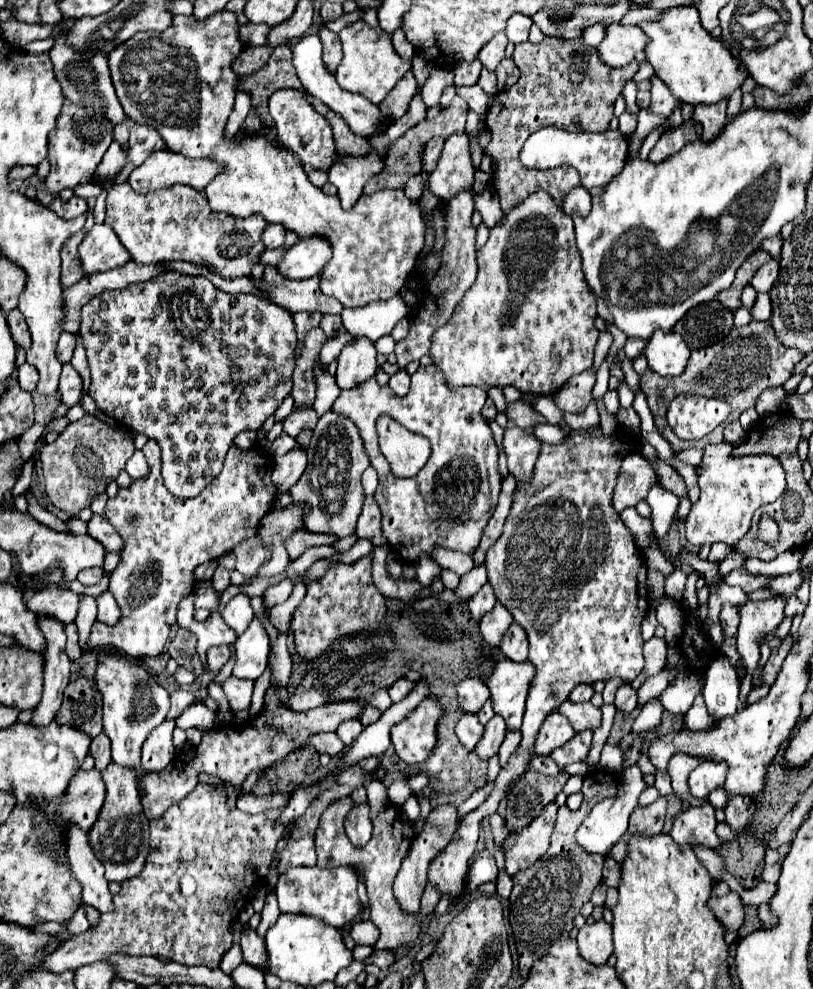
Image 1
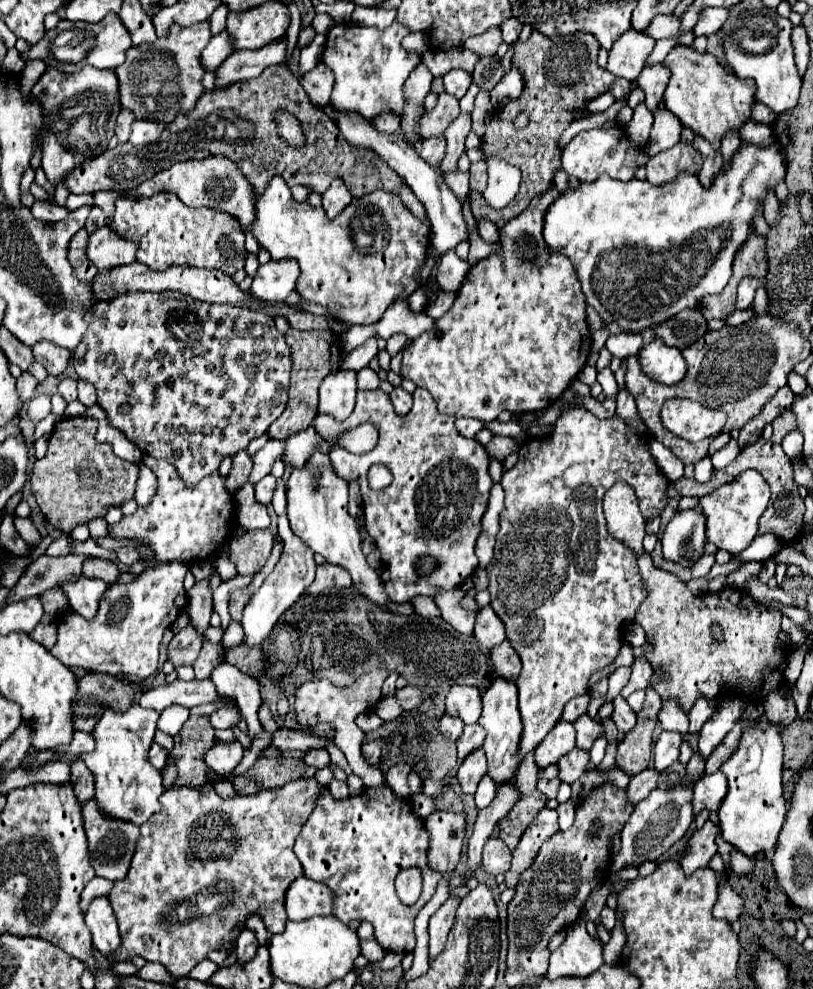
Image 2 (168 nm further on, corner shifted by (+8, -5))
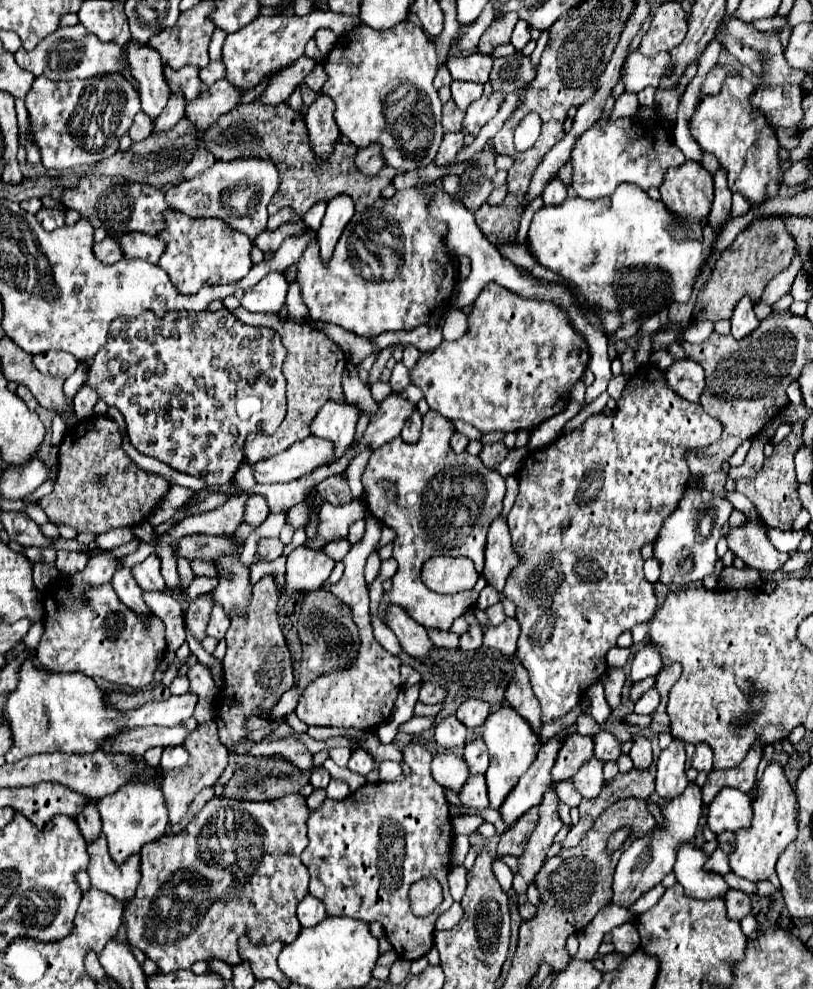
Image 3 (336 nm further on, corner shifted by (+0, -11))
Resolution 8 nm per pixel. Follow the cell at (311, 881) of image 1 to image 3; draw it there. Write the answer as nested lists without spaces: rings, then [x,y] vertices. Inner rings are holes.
[[[307,895],[297,907],[297,919],[299,919],[301,927],[315,927],[325,917],[327,917],[325,905],[319,899],[313,899],[311,895]]]

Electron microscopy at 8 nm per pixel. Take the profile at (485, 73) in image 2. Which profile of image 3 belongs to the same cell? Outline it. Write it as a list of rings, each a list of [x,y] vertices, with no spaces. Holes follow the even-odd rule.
[[[515,53],[509,57],[499,57],[493,61],[493,71],[489,77],[489,83],[495,91],[511,93],[523,83],[529,83],[535,79],[535,71],[531,65],[531,59],[523,53]]]

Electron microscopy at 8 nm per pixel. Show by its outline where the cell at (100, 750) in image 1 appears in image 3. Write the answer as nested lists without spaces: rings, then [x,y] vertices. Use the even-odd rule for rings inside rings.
[[[89,799],[85,807],[81,809],[81,815],[77,815],[77,825],[85,841],[93,841],[101,833],[101,817],[99,817],[99,811],[93,799]]]

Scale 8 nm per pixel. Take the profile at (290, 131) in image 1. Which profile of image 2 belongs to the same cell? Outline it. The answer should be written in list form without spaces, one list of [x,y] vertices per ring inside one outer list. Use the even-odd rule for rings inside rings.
[[[277,113],[277,125],[279,125],[279,133],[285,137],[285,141],[289,141],[295,147],[301,147],[303,141],[303,133],[301,133],[301,125],[299,121],[295,121],[295,117],[289,117],[289,113]]]

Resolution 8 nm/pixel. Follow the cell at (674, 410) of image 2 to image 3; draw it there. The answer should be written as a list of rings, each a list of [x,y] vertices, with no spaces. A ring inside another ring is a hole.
[[[661,369],[637,371],[629,379],[629,383],[623,391],[621,401],[617,403],[615,415],[601,415],[601,413],[593,415],[581,427],[577,427],[571,433],[565,433],[563,437],[549,443],[549,447],[541,447],[541,451],[529,451],[521,471],[517,473],[519,495],[507,517],[507,523],[509,523],[509,529],[513,535],[513,551],[517,551],[517,555],[521,555],[521,563],[517,563],[517,567],[509,573],[503,593],[507,599],[511,599],[515,603],[515,611],[517,611],[515,617],[521,625],[521,635],[517,641],[517,657],[531,675],[533,693],[541,703],[541,721],[543,723],[559,721],[569,711],[573,711],[577,707],[577,703],[581,701],[581,697],[585,695],[585,691],[605,675],[605,671],[607,671],[605,655],[611,647],[617,645],[617,637],[623,631],[631,629],[633,625],[647,623],[653,617],[653,613],[657,609],[657,595],[655,595],[655,587],[643,575],[641,547],[655,539],[657,531],[661,529],[661,523],[665,523],[665,519],[677,509],[677,503],[681,501],[681,495],[685,493],[687,481],[691,477],[689,467],[683,459],[685,451],[693,449],[693,447],[697,447],[697,449],[709,447],[709,445],[717,443],[717,439],[721,437],[721,423],[717,423],[717,419],[713,419],[709,413],[705,413],[699,403],[689,403],[687,399],[681,399],[675,391],[671,391],[665,385]]]

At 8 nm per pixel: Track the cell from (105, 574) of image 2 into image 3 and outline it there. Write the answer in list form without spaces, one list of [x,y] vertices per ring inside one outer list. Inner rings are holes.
[[[117,569],[115,575],[113,575],[113,581],[111,581],[115,593],[119,595],[119,599],[129,607],[133,609],[135,613],[147,617],[151,615],[151,609],[145,605],[145,601],[141,599],[141,587],[137,587],[137,581],[133,579],[131,575],[131,569]]]

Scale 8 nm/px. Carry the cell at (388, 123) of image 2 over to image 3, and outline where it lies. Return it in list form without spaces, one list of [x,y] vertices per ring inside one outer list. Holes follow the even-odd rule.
[[[373,143],[373,145],[365,147],[365,149],[359,149],[355,163],[357,163],[357,167],[359,167],[361,173],[365,173],[365,175],[377,175],[381,171],[381,167],[385,165],[385,159],[381,155],[381,145]]]

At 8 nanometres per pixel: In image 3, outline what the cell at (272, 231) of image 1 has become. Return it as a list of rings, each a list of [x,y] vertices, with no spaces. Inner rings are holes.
[[[239,157],[233,161],[215,161],[213,167],[173,185],[165,191],[169,207],[187,213],[189,217],[219,217],[235,231],[249,235],[255,241],[267,229],[267,203],[279,187],[273,161],[259,157]]]

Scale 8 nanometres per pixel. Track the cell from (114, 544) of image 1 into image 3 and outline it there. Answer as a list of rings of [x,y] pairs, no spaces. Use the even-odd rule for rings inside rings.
[[[151,553],[143,563],[137,563],[131,571],[141,589],[149,589],[149,591],[165,589],[165,579],[161,575],[161,559],[157,553]]]

